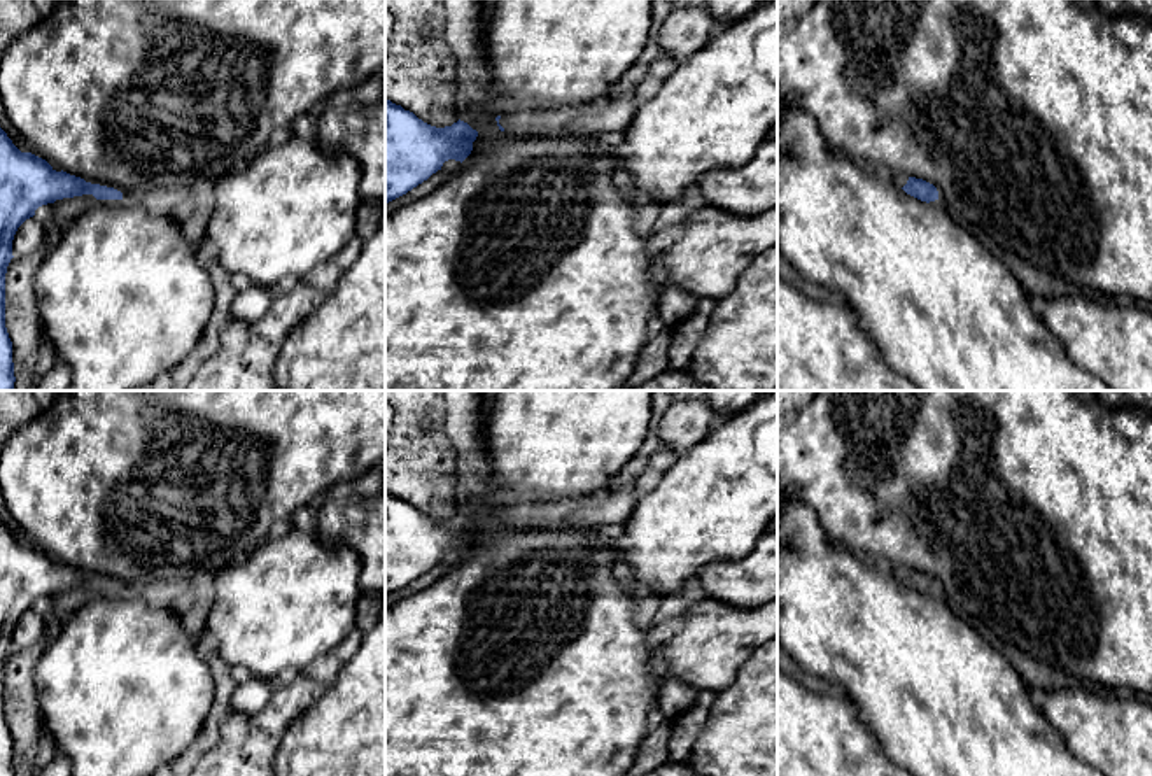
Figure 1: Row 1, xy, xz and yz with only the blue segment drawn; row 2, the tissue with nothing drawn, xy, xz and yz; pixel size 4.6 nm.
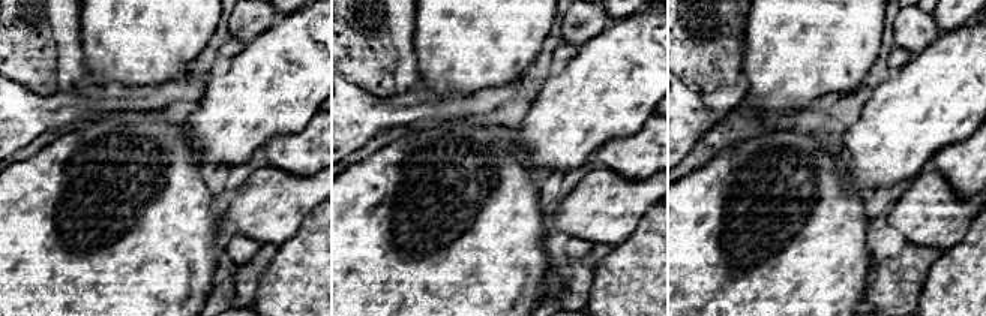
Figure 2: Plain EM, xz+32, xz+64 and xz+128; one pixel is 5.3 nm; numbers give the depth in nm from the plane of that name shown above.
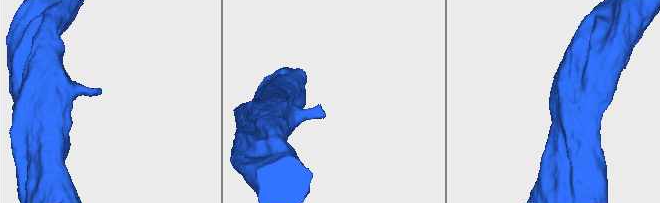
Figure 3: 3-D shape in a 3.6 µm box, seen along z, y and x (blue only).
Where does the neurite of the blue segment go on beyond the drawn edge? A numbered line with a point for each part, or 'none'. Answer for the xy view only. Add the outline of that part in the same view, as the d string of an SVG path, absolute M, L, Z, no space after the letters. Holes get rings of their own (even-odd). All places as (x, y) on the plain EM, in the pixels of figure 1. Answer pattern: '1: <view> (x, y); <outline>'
1: xy (135, 591); M131 583L128 587L123 587L123 594L140 599L140 597L152 597L152 592L147 587Z

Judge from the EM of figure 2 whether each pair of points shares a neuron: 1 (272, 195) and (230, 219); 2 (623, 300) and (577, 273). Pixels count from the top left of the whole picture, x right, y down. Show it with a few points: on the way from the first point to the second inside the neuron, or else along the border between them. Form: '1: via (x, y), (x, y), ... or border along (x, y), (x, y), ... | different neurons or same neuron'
1: via (261, 205), (252, 214), (240, 217) | same neuron
2: border along (611, 252), (596, 270), (587, 300) | different neurons

